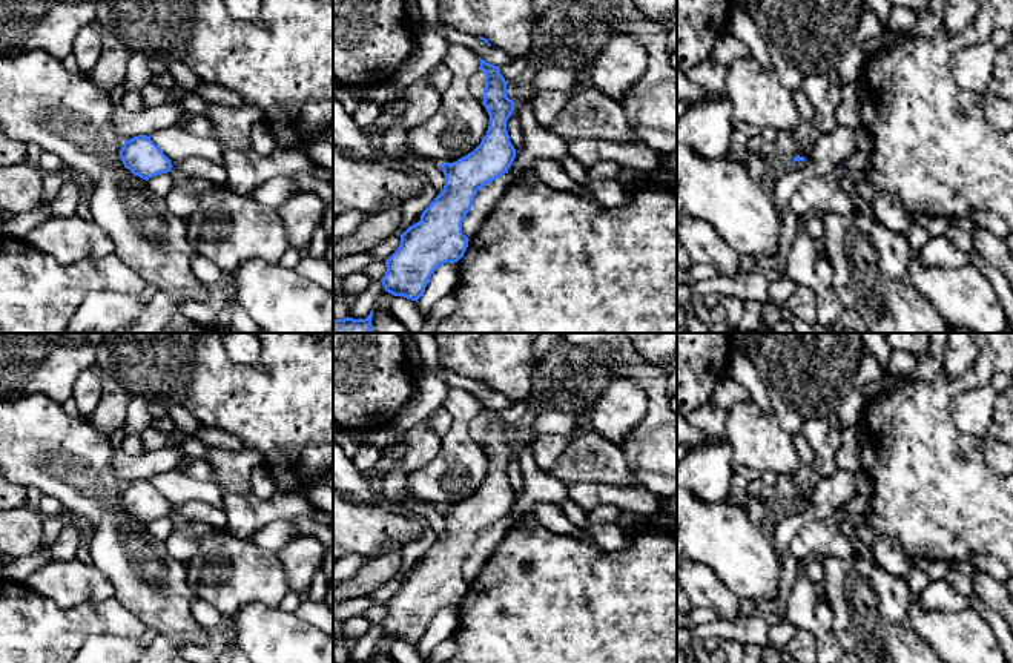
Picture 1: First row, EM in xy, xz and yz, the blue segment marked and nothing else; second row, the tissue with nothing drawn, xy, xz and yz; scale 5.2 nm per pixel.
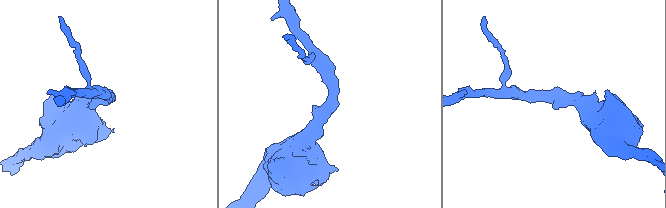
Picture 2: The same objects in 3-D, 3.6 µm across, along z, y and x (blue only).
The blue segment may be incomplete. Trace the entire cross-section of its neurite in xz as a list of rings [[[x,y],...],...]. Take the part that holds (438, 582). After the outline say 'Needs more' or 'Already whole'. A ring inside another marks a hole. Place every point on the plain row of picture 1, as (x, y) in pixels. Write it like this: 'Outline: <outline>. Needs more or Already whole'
Outline: [[[479,404],[479,414],[485,417],[482,448],[490,459],[487,479],[468,499],[441,508],[444,534],[422,556],[421,565],[401,579],[401,589],[385,605],[381,626],[394,640],[417,646],[434,614],[464,600],[470,583],[462,577],[462,565],[477,534],[506,517],[516,502],[506,474],[514,454],[514,445],[506,440],[508,425],[499,410]]]. Already whole

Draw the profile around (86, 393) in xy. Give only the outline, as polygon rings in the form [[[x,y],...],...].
[[[84,368],[74,382],[72,399],[80,416],[89,417],[101,399],[101,382],[94,368]]]

